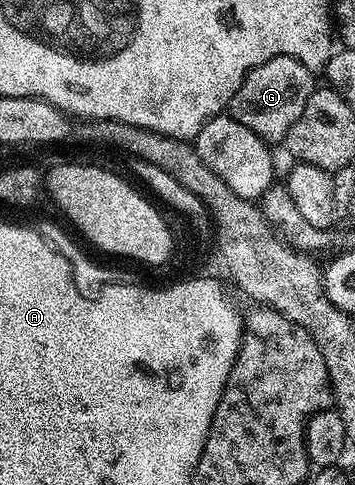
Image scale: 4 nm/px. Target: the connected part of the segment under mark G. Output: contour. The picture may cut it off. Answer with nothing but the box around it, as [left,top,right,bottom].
[230,56,314,145]

